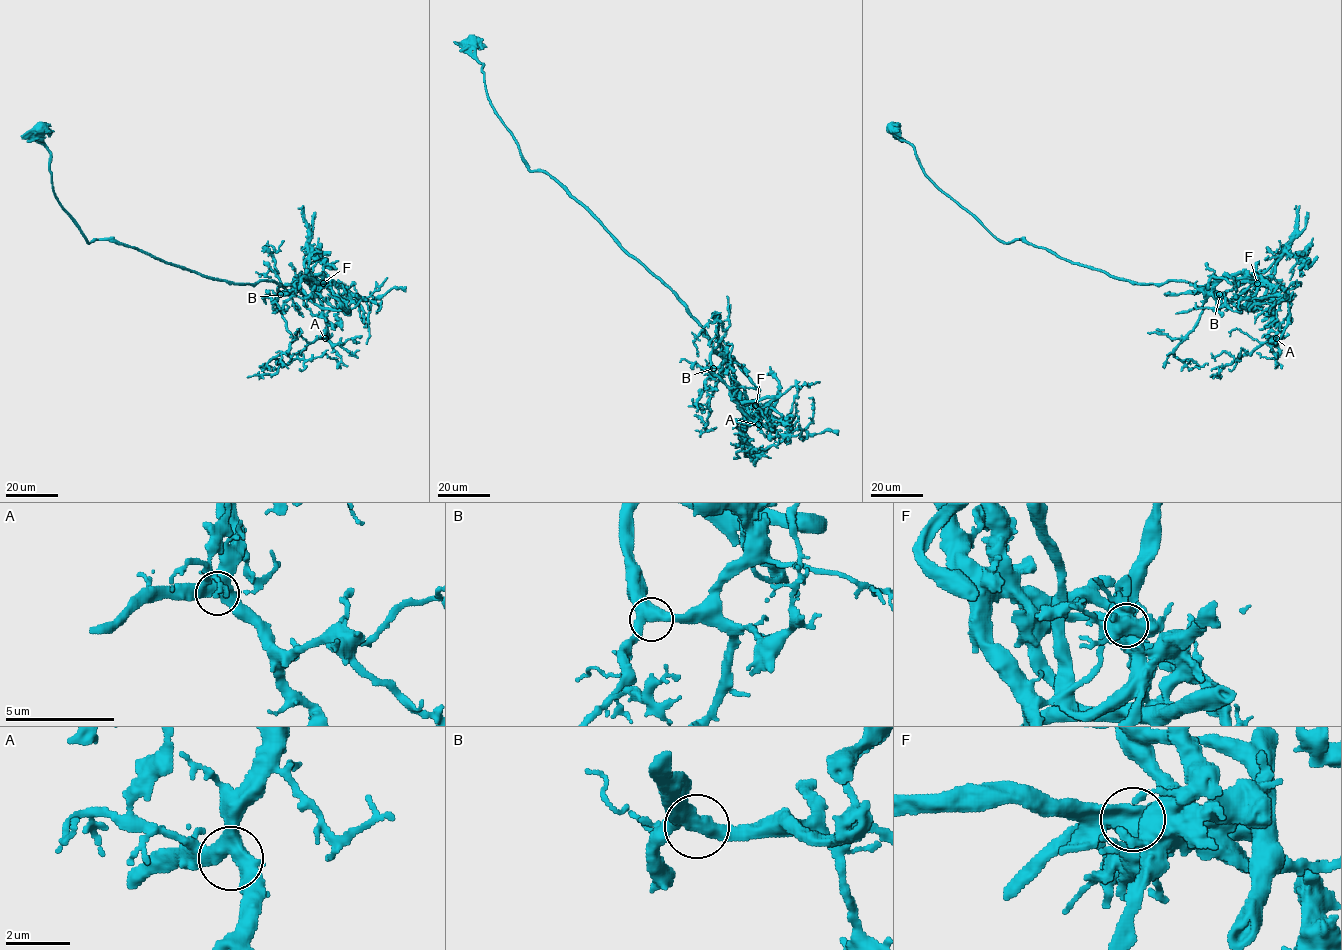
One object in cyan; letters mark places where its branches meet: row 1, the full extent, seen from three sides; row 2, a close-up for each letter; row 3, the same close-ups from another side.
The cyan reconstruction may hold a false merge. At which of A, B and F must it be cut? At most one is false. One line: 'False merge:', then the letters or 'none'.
False merge: none

